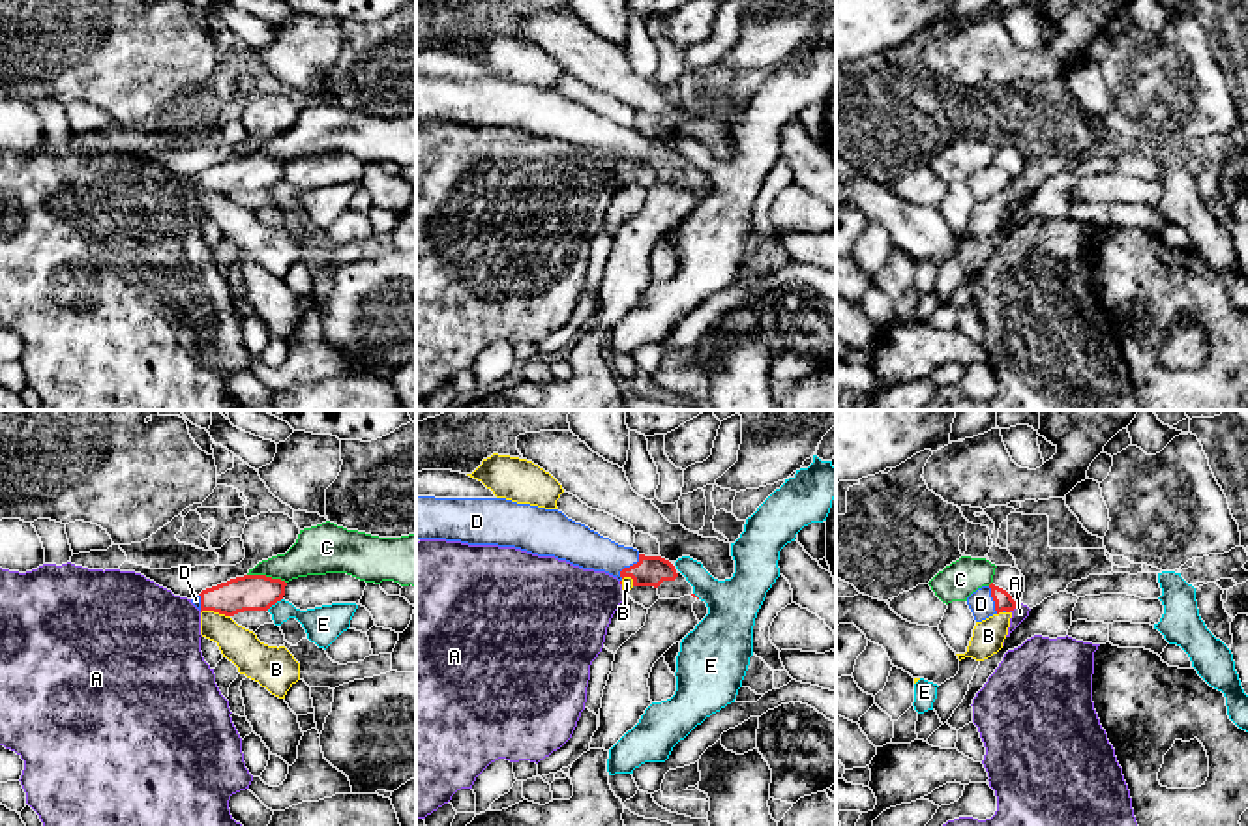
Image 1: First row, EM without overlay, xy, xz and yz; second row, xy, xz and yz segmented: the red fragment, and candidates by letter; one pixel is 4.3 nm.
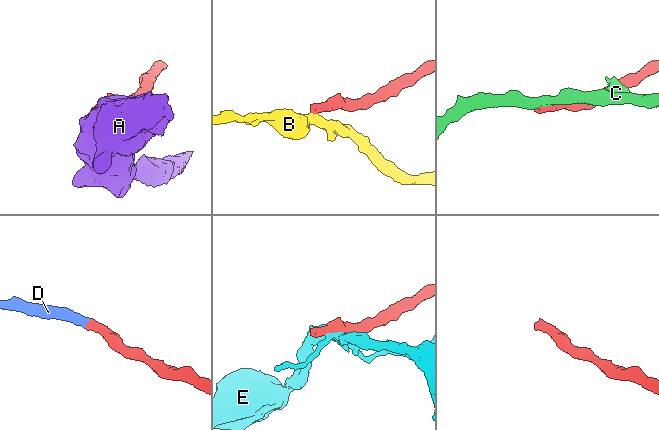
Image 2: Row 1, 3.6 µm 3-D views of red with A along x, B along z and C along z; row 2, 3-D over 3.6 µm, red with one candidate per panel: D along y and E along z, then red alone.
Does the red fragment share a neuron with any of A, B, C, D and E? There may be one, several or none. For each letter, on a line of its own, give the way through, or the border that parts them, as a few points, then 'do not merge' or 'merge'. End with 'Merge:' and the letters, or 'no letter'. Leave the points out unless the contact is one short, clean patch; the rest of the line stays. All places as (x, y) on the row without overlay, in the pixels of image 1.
A: border yz (1020, 184), (1009, 191); do not merge
B: border xy (201, 191), (218, 191), (229, 197); do not merge
C: do not merge
D: way xz (651, 150), (626, 148), (615, 139), (576, 124); merge
E: do not merge
Merge: D

